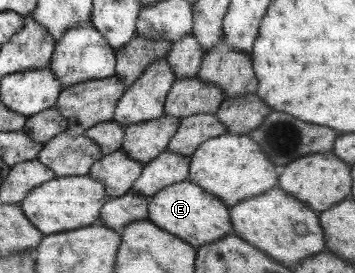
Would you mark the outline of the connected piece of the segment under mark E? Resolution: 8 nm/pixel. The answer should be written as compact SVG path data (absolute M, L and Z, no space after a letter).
M187 180L167 186L148 198L147 219L156 227L190 245L204 245L230 233L228 209L212 194Z

